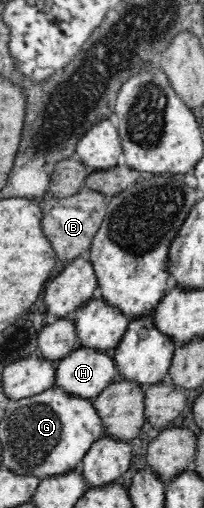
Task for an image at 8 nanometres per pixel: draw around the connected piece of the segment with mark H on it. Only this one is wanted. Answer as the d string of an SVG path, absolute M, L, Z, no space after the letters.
M75 348L69 352L63 360L56 364L56 386L65 392L71 392L75 396L93 401L111 382L121 380L119 369L115 364L113 353L101 352L96 348Z

